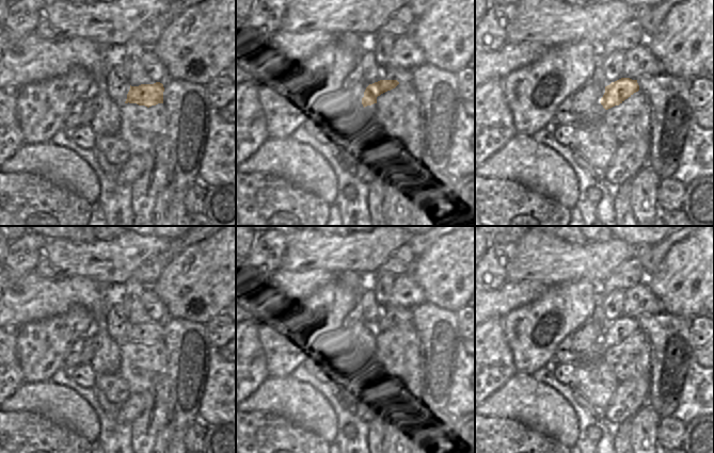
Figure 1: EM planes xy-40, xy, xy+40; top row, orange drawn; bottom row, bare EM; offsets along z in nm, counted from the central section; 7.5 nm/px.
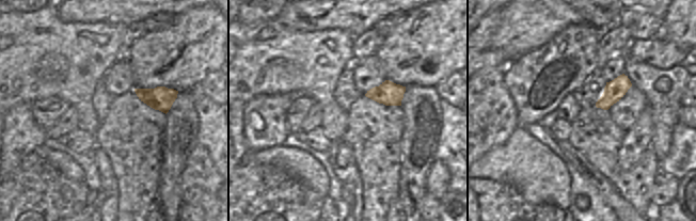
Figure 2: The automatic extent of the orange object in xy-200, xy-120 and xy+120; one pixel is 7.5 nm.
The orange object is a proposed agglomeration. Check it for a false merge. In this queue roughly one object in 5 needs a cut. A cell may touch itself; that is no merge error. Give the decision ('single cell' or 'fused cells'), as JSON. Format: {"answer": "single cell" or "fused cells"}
{"answer": "single cell"}

